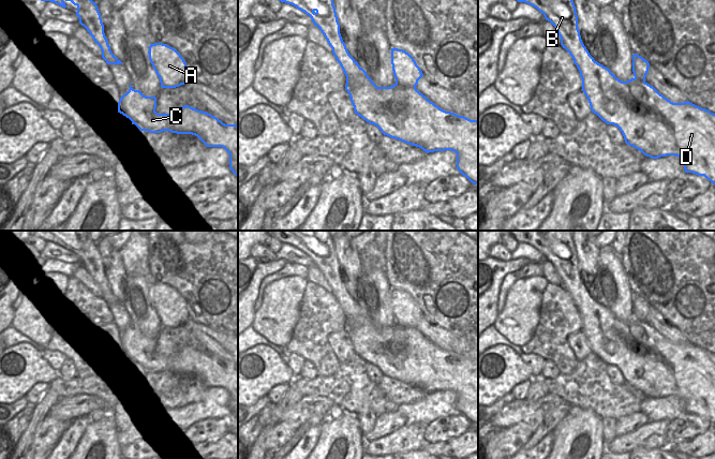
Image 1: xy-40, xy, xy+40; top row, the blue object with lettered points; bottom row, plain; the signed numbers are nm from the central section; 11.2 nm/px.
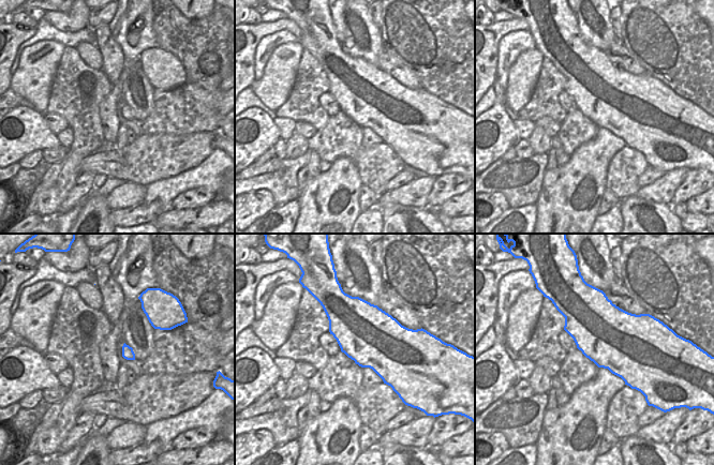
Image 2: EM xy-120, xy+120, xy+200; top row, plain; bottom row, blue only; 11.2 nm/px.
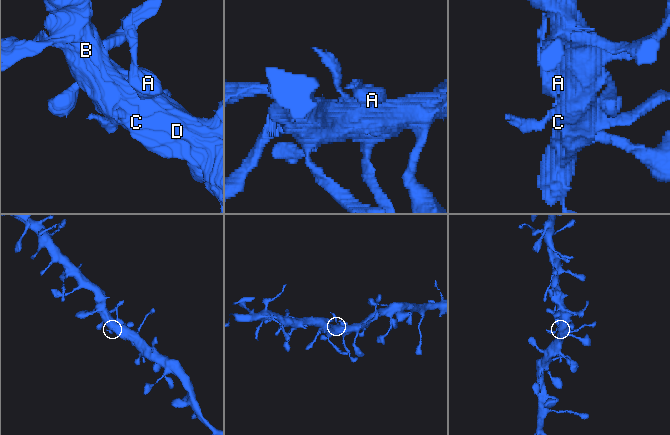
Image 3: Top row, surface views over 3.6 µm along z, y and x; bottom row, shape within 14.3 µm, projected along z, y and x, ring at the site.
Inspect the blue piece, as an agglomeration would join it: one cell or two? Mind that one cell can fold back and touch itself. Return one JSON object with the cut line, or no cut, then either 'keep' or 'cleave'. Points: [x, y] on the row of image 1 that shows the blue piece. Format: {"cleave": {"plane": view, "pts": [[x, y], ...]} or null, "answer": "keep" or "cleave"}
{"cleave": {"plane": "xy", "pts": [[396, 83], [402, 86], [415, 87]]}, "answer": "cleave"}

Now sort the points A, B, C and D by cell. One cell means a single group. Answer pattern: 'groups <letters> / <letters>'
groups A / B C D

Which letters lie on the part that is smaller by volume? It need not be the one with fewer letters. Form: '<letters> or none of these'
A

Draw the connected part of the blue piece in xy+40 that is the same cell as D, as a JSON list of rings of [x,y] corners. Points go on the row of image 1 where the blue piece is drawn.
[[[517,0],[536,8],[556,29],[561,45],[574,59],[582,79],[582,91],[592,113],[622,132],[625,143],[652,159],[676,156],[684,162],[685,173],[704,176],[715,184],[715,114],[689,101],[673,103],[653,86],[637,78],[622,82],[594,60],[584,46],[578,29],[572,0]]]

